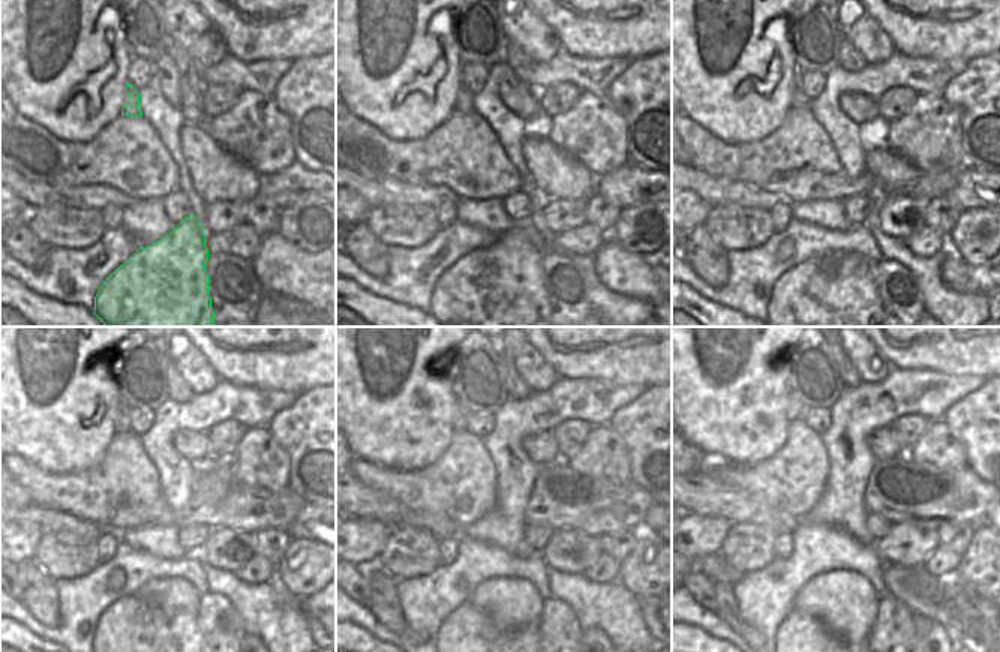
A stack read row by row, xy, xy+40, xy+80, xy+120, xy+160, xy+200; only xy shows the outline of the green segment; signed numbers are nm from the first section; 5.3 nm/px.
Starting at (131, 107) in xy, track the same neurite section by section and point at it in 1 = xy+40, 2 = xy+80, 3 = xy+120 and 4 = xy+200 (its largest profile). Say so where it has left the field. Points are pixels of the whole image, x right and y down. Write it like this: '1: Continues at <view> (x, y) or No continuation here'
1: Continues at xy+40 (465, 95)
2: Continues at xy+80 (799, 96)
3: Continues at xy+120 (123, 423)
4: Continues at xy+200 (796, 405)

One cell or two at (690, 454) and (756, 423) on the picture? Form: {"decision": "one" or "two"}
{"decision": "two"}

